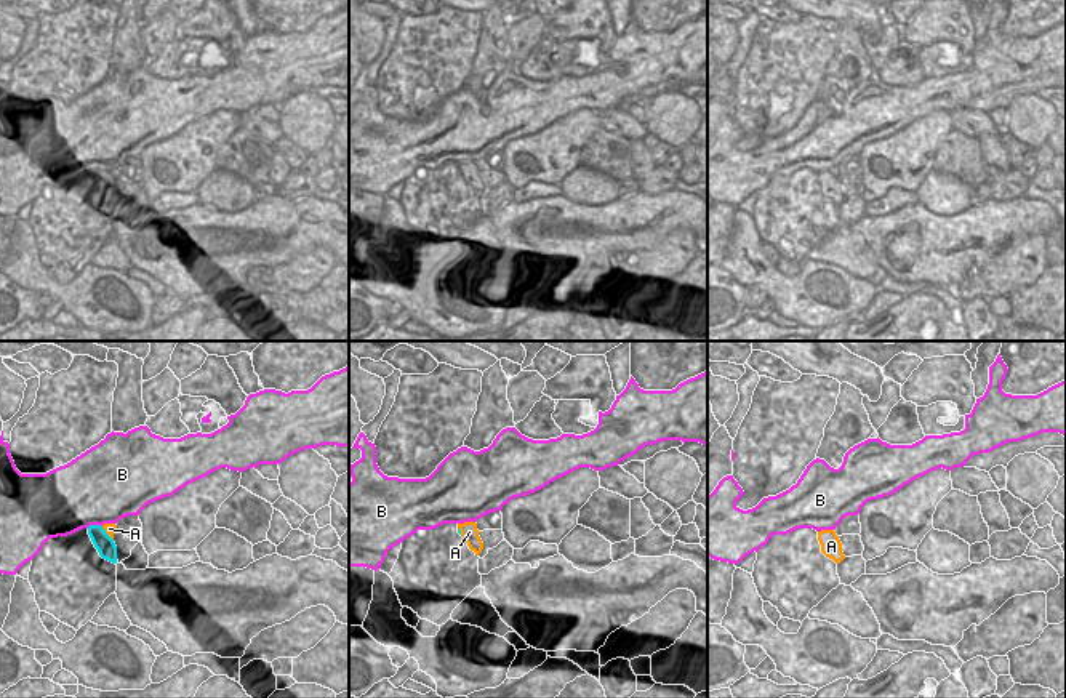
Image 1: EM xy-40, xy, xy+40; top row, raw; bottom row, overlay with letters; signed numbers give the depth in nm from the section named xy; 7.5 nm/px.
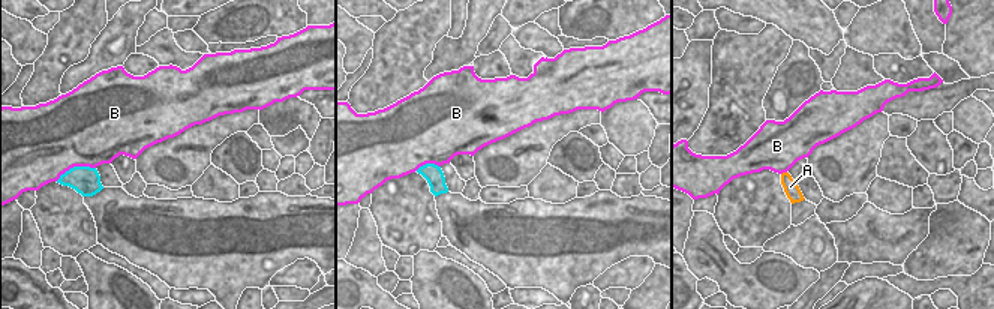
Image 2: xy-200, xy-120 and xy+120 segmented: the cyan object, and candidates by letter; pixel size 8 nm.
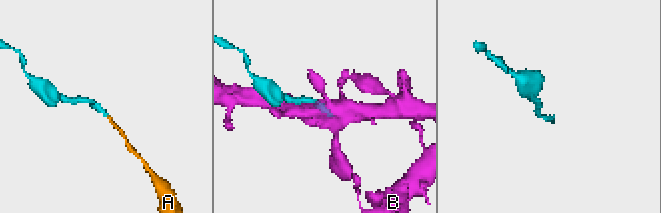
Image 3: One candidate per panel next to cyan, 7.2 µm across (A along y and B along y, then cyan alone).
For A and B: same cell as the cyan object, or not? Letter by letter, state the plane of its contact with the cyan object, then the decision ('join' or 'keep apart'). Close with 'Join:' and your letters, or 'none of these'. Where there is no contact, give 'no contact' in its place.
A: xy-40 | join
B: xy-40 | keep apart
Join: A

